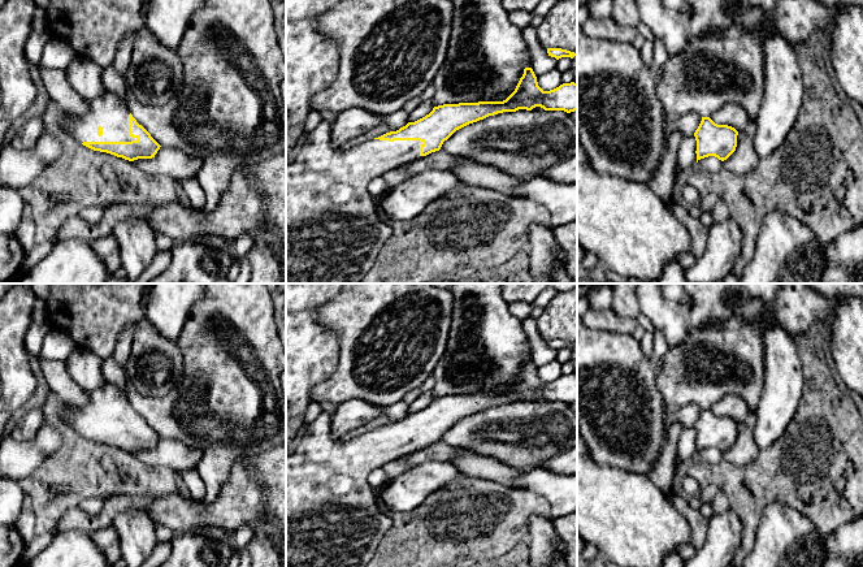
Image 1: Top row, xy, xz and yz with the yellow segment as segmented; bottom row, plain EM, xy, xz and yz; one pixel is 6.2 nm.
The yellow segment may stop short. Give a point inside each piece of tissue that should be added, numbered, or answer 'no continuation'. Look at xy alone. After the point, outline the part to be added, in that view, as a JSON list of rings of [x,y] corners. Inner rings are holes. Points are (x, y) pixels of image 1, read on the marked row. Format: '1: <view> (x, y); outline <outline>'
1: xy (108, 111); outline [[[107,90],[101,96],[90,99],[87,113],[69,113],[62,127],[79,143],[138,140],[129,135],[129,114],[126,104]]]

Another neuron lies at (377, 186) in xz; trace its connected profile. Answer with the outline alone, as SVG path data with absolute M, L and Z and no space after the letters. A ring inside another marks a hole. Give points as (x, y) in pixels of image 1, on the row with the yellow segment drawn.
M378 176L373 178L368 185L368 192L376 199L380 200L380 198L386 192L389 189L389 185L382 178L382 176Z

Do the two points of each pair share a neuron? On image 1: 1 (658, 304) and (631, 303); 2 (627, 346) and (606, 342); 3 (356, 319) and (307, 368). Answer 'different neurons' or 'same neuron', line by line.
1: different neurons
2: same neuron
3: different neurons

